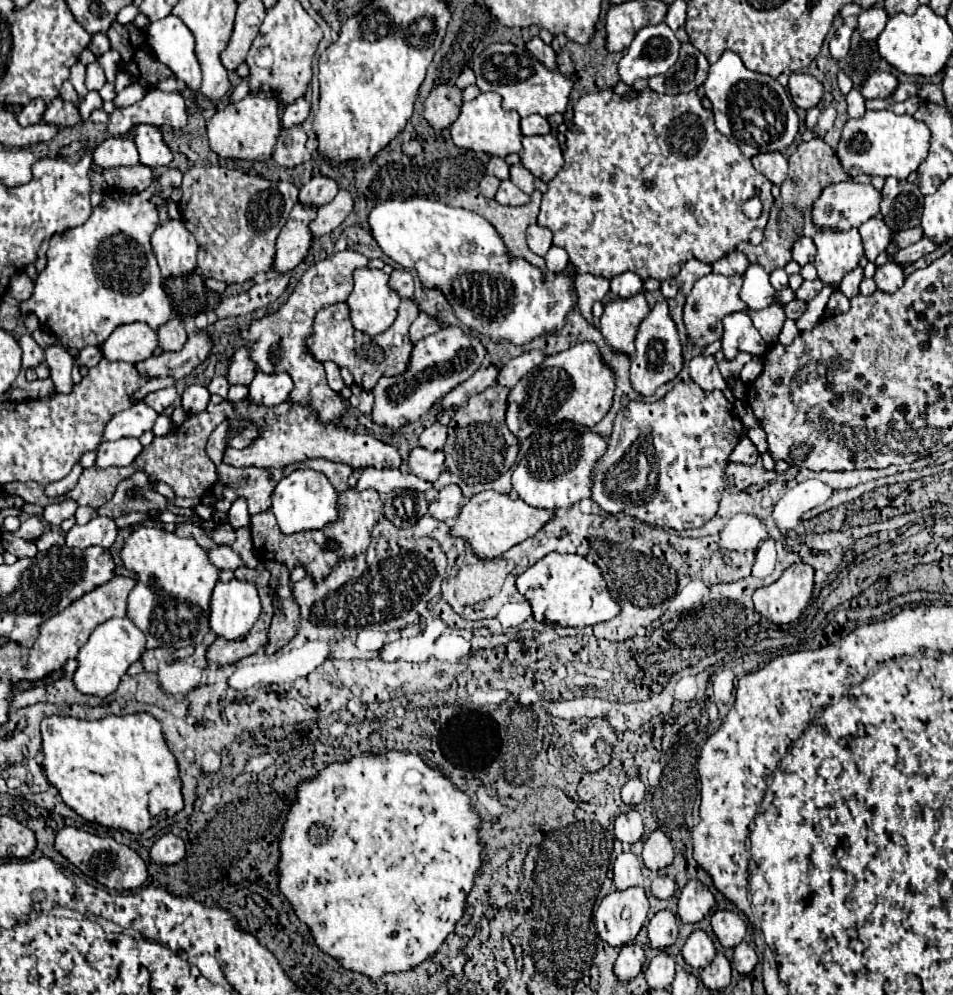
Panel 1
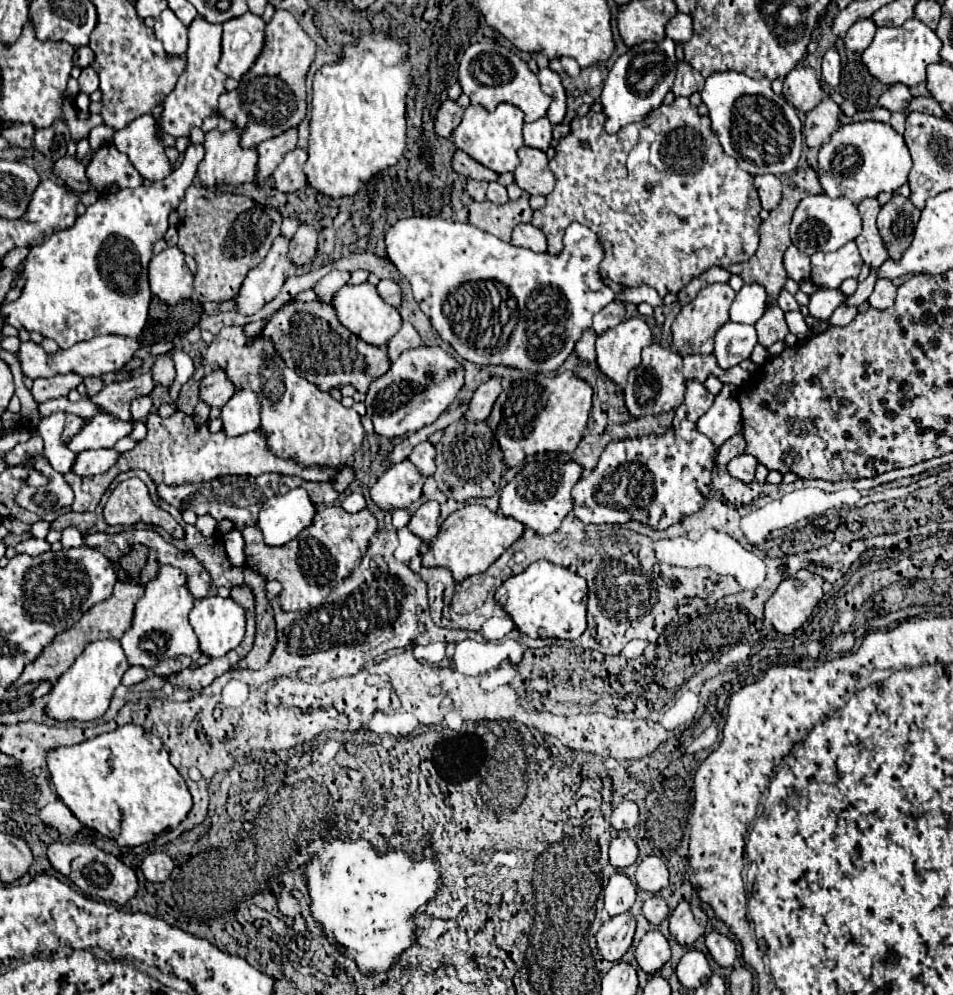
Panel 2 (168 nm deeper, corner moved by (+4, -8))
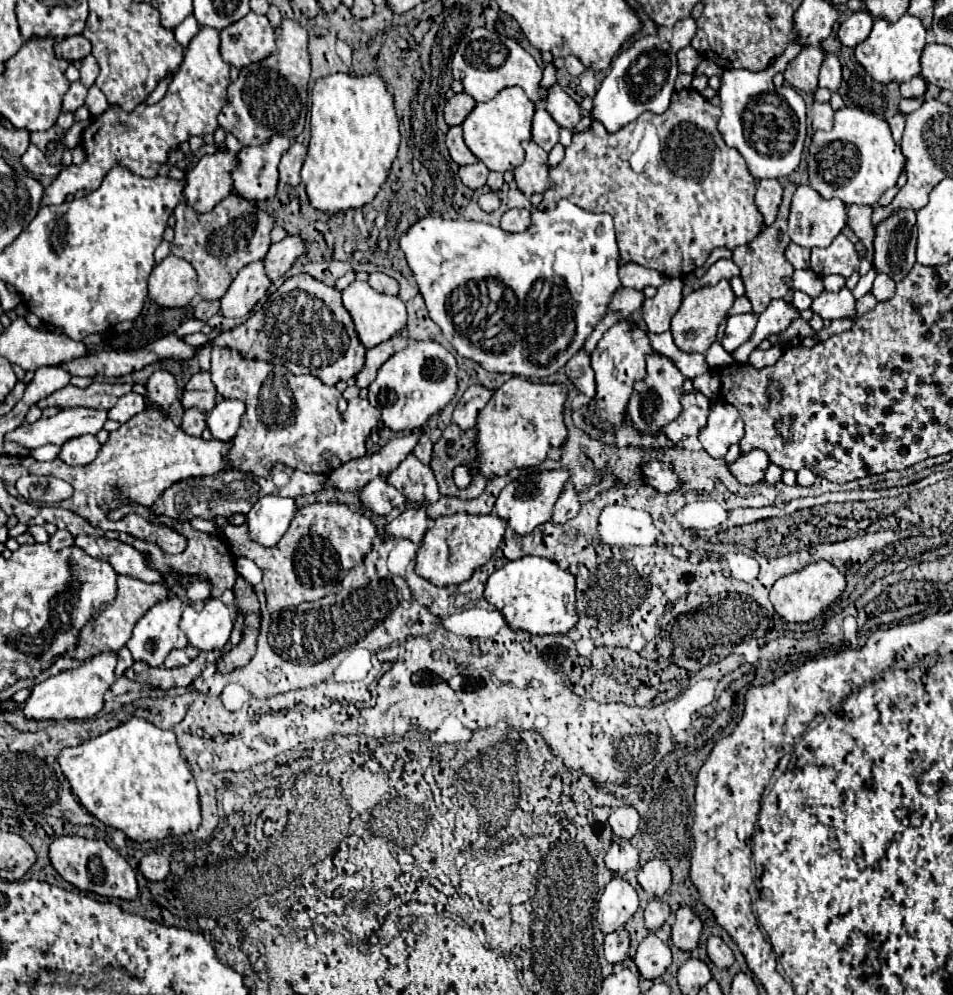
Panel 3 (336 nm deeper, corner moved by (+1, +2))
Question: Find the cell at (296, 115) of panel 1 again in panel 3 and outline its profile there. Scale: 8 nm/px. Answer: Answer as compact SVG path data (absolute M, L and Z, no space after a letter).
M273 135L267 143L257 147L243 147L239 151L241 165L233 173L235 193L249 201L263 201L275 195L279 157L289 149L289 139Z

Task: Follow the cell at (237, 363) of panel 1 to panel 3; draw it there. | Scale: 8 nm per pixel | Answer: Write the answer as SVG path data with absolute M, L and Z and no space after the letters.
M201 371L197 375L193 375L189 379L189 383L183 389L183 407L189 409L193 405L197 405L199 409L211 411L215 407L215 397L217 397L217 389L211 381L211 373L209 371Z

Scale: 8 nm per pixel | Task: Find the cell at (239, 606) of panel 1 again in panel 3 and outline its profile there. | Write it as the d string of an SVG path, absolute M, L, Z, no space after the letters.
M211 597L205 601L201 611L195 611L193 605L183 609L181 629L185 631L189 645L199 651L215 651L221 649L231 637L233 613L221 599Z

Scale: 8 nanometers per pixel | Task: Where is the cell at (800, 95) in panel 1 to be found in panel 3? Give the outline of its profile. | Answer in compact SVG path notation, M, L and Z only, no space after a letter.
M803 47L803 51L787 65L785 69L785 81L803 91L803 93L815 93L817 91L817 77L823 63L825 53L817 47Z

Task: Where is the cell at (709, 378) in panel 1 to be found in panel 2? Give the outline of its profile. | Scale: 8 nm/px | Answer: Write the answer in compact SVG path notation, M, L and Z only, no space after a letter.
M688 381L684 403L680 405L678 411L682 411L682 417L690 421L698 421L712 407L712 403L714 403L714 395L708 393L702 383Z

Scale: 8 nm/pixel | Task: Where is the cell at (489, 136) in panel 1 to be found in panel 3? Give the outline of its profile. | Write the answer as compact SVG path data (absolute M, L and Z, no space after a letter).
M509 87L497 93L493 101L477 103L473 111L463 121L463 137L467 147L473 151L479 161L483 161L491 171L505 173L509 169L515 169L521 165L525 151L523 141L531 139L531 117L535 113L535 105L529 101L529 97L523 93L521 87Z

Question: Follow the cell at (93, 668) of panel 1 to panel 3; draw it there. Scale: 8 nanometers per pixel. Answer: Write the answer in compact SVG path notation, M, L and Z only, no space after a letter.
M105 651L95 655L93 659L87 659L77 669L61 671L59 675L53 675L45 679L43 683L35 685L31 689L31 697L27 699L27 705L23 713L29 719L91 719L103 709L103 697L109 691L109 687L115 683L115 665L117 665L117 653Z

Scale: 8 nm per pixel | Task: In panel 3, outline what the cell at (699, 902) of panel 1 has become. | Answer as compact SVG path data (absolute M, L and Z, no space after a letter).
M681 905L679 911L675 913L673 921L673 943L683 949L683 951L693 951L699 943L699 935L703 929L701 917L687 905Z

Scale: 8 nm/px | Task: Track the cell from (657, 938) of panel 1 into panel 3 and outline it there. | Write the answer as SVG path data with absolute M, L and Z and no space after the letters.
M649 933L637 947L635 963L639 967L639 973L647 979L657 979L665 973L665 969L671 963L671 949L665 941L659 939L657 933Z

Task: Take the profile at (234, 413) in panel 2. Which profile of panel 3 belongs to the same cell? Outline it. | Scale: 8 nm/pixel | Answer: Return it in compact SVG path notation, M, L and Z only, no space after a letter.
M223 399L221 403L217 403L207 415L207 427L211 429L211 435L219 441L231 439L241 425L243 413L245 413L243 399Z

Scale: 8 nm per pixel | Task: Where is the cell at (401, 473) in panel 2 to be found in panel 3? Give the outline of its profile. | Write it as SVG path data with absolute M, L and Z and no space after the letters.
M381 473L373 481L369 481L369 485L365 485L361 491L363 505L367 505L377 515L389 515L393 507L399 507L407 501L405 495L395 489L387 479L389 473Z

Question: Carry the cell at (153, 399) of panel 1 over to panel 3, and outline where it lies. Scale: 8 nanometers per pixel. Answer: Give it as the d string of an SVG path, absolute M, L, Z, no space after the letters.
M127 393L123 397L119 397L117 405L109 411L109 419L115 419L115 421L129 421L131 417L135 417L137 413L141 413L145 409L145 399L139 395L139 393Z

